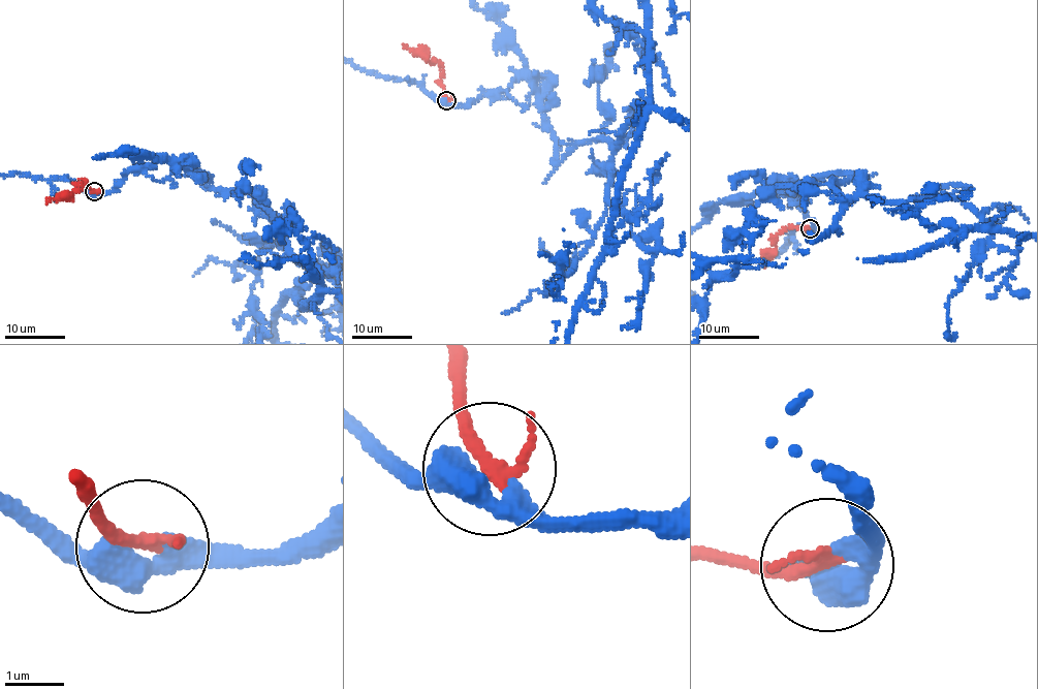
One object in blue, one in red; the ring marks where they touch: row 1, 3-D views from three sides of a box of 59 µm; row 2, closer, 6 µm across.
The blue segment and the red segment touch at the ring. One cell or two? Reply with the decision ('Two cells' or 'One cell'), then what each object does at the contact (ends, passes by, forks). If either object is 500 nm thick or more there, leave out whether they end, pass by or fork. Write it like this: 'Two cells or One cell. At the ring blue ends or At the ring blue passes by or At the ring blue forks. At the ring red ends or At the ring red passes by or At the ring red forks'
One cell. At the ring blue passes by. At the ring red passes by

